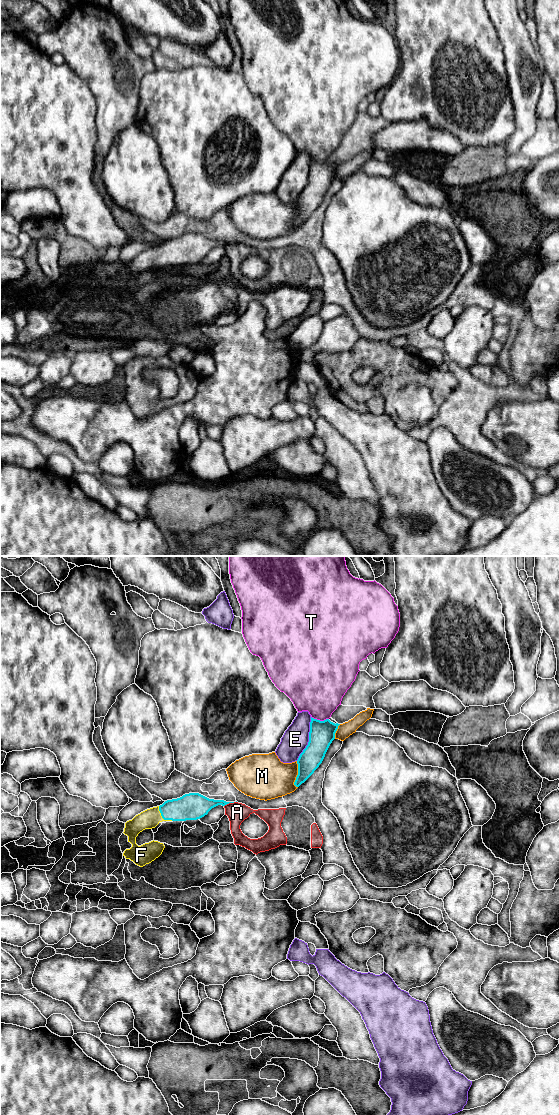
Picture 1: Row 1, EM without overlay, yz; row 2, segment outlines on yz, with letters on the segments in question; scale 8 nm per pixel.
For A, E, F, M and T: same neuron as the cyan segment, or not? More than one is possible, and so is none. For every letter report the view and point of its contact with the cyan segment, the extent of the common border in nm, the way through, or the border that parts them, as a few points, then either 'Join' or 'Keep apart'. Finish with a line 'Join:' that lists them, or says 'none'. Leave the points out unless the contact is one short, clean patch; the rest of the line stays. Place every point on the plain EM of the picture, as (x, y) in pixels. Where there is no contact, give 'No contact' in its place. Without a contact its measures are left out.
A: Touches cyan at yz (229, 242). Shared border 90 nm. Keep apart
E: Touches cyan at yz (309, 179). Shared border 380 nm. Keep apart
F: Touches cyan at yz (162, 257). Shared border 170 nm. Path across: yz (191, 246), (170, 250), (162, 257), (150, 258). Join
M: Touches cyan at yz (298, 214). Shared border 220 nm. Keep apart
T: Touches cyan at yz (319, 160). Shared border 150 nm. Keep apart
Join: F

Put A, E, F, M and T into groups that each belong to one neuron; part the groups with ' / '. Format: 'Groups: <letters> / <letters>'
Groups: A / E / F / M / T

